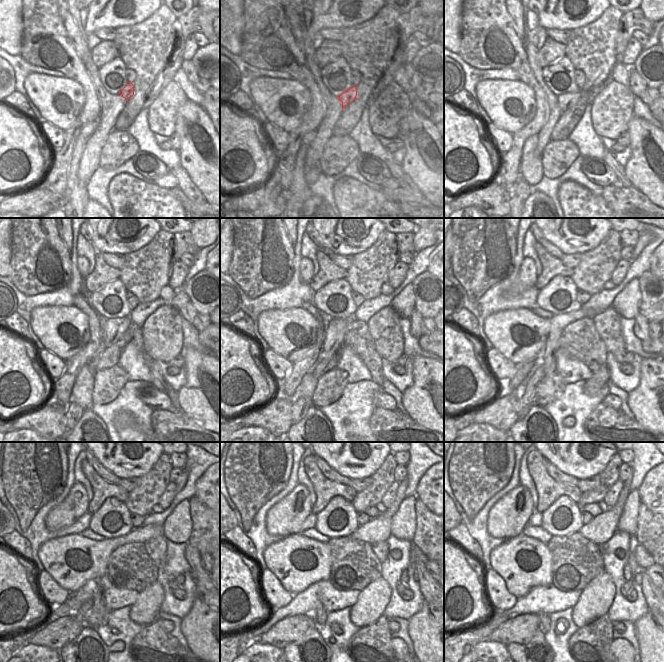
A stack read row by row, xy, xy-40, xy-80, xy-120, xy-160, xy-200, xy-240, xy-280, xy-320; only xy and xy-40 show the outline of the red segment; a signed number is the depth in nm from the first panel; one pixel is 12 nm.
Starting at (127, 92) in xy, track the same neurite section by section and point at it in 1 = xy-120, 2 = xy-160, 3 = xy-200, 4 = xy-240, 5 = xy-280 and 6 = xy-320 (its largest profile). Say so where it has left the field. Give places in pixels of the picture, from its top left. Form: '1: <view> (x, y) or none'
1: xy-120 (112, 329)
2: xy-160 (335, 330)
3: xy-200 (552, 345)
4: xy-240 (98, 601)
5: xy-280 (320, 613)
6: xy-320 (544, 626)

